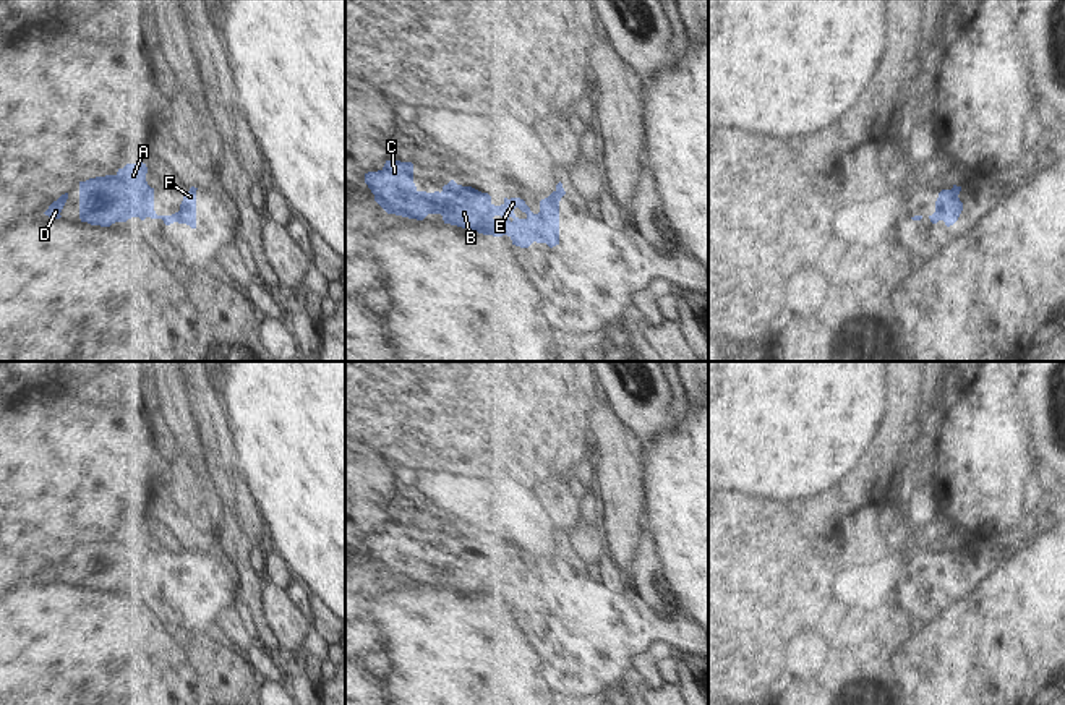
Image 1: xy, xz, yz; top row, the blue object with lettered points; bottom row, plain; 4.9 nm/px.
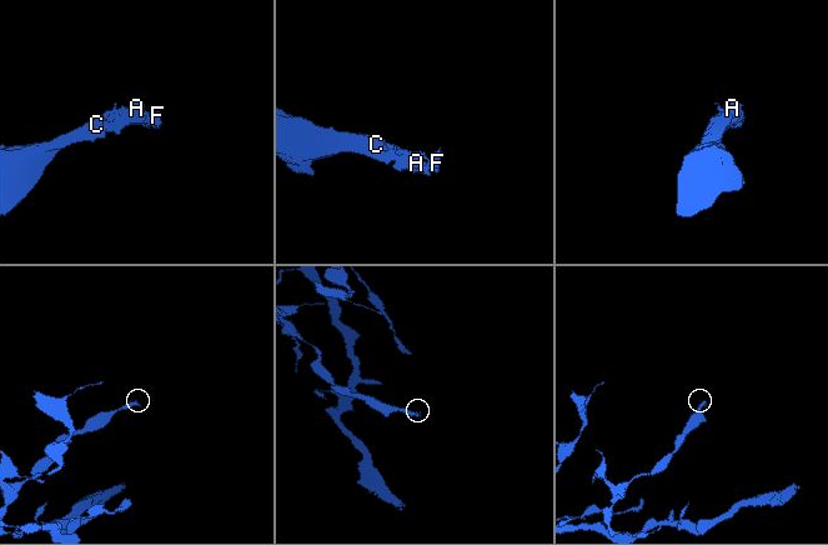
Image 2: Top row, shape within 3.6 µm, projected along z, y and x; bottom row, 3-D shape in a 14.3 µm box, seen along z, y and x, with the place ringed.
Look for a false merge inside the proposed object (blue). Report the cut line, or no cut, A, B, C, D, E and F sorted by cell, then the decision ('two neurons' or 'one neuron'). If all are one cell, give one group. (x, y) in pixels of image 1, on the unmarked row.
cut none; groups A B C D E F; one neuron

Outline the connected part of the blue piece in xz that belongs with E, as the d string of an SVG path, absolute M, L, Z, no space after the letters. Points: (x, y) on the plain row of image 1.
M386 523L381 533L365 536L365 546L387 577L417 583L441 577L444 587L483 598L507 598L512 608L520 611L528 611L533 605L550 611L559 608L559 564L566 558L561 545L540 564L538 577L520 561L504 561L501 569L494 569L488 556L454 543L444 548L441 556L418 554L412 525Z

